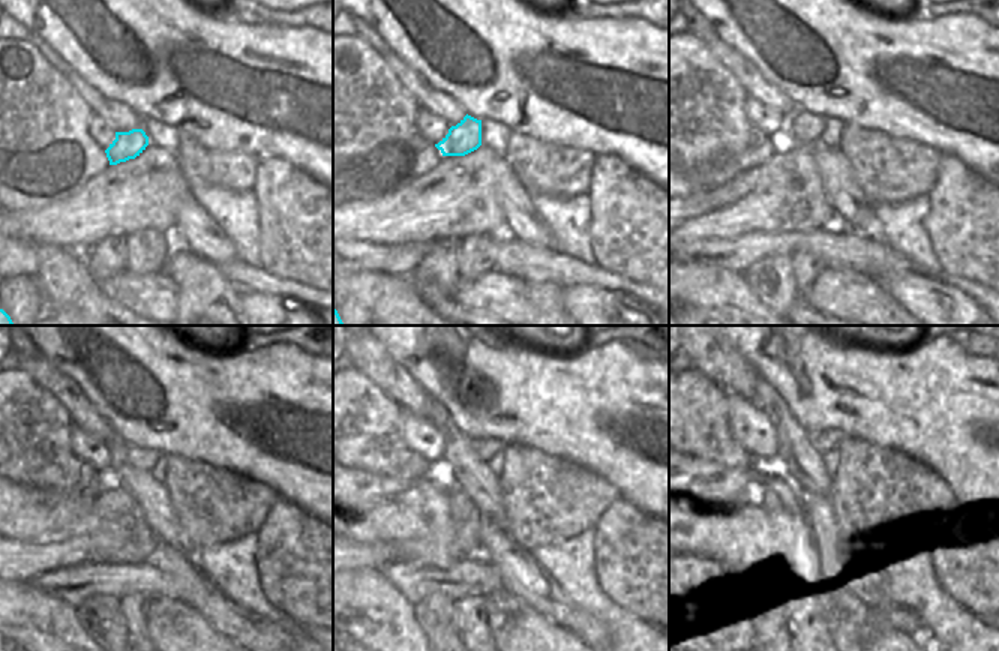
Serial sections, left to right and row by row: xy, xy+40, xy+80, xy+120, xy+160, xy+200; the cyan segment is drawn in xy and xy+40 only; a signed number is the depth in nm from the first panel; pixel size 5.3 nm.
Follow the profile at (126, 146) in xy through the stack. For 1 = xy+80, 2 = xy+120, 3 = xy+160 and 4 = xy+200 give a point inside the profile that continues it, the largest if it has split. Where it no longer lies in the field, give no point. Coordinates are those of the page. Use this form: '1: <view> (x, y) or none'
1: xy+80 (804, 129)
2: xy+120 (141, 458)
3: xy+160 (485, 453)
4: xy+200 (821, 450)

